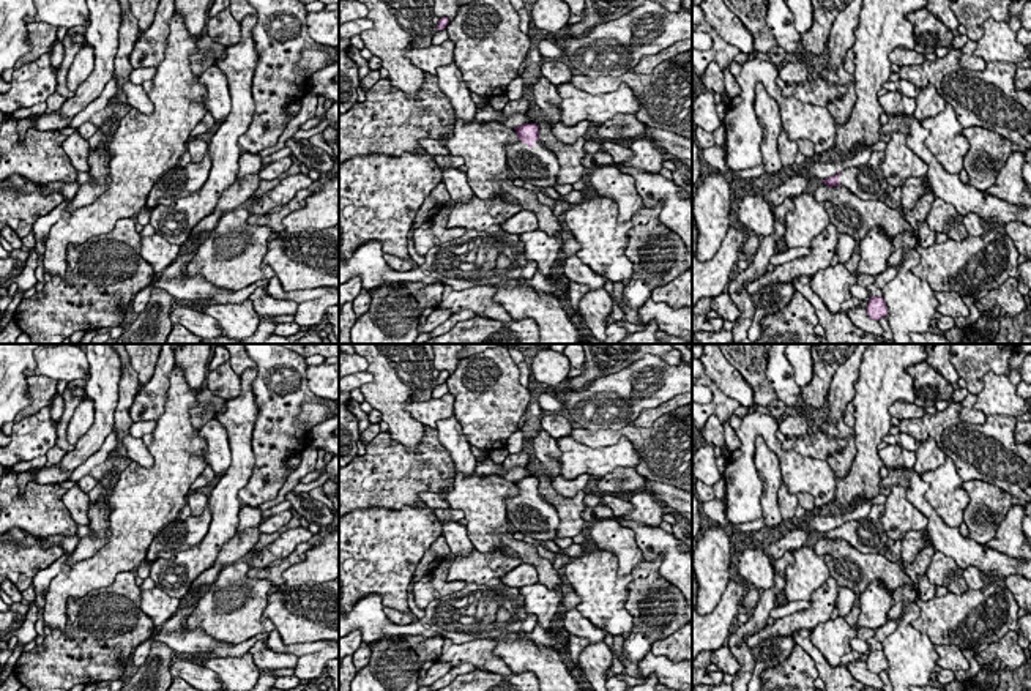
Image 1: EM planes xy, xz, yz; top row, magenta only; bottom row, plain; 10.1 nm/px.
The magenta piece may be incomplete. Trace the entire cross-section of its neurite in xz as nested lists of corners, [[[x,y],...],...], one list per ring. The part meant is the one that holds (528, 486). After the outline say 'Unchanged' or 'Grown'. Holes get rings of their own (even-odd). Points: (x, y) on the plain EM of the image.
[[[523,476],[514,481],[519,494],[506,497],[506,517],[522,536],[538,541],[556,538],[558,511],[539,494],[539,480]]]. Grown

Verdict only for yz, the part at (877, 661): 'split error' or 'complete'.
complete

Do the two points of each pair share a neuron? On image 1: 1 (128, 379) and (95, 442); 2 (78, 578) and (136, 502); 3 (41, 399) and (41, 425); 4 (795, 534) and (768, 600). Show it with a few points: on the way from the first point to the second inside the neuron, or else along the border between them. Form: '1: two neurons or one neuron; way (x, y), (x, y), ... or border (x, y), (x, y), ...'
1: two neurons; border (122, 369), (112, 429)
2: one neuron; way (98, 567), (131, 534), (133, 522)
3: two neurons; border (51, 404), (24, 418)
4: two neurons; border (793, 548), (774, 560)

